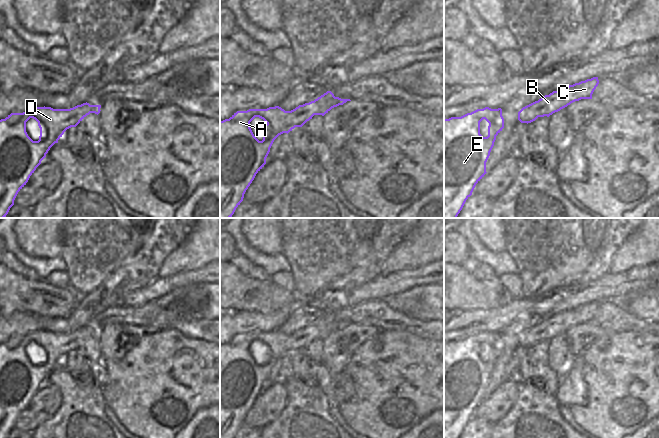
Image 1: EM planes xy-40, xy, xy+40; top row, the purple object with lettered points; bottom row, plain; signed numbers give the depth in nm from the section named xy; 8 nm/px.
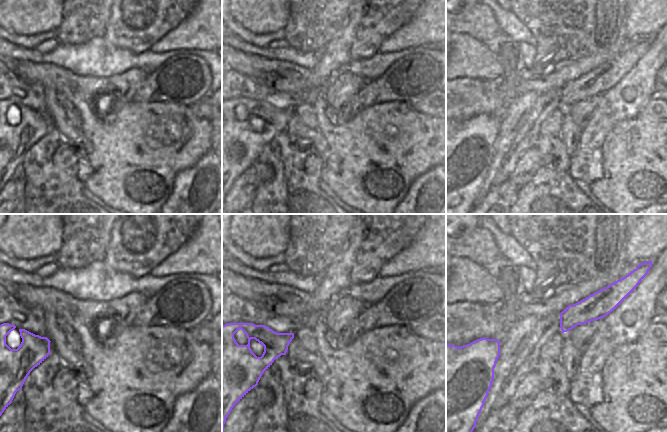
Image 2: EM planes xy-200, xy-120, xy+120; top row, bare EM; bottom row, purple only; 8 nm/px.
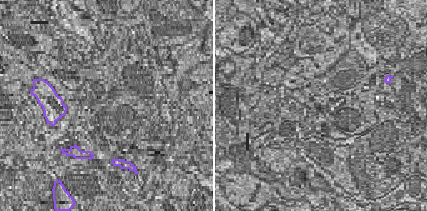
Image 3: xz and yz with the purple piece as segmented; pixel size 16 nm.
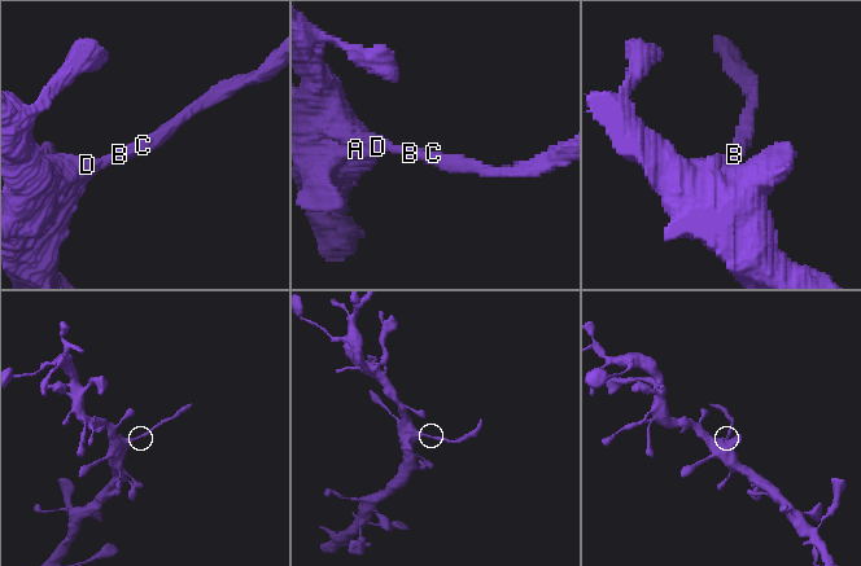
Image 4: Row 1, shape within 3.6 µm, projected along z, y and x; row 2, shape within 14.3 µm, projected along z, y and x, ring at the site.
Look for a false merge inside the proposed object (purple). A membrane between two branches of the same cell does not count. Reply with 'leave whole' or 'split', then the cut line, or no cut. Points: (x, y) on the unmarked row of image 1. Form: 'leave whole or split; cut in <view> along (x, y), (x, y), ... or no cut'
split; cut in xy+40 along (538, 324), (537, 340)

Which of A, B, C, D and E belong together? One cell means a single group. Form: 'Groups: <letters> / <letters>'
Groups: A D E / B C.

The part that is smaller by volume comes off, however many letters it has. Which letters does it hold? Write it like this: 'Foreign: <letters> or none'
Foreign: B, C.

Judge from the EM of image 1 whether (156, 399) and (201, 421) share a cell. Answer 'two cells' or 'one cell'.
two cells

